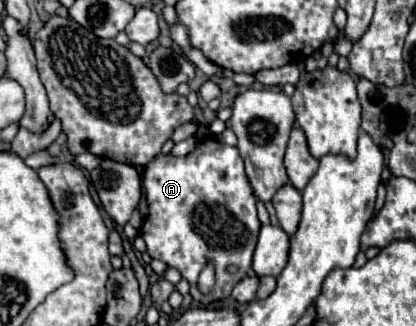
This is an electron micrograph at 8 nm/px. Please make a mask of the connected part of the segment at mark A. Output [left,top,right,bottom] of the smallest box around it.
[141,138,261,306]

